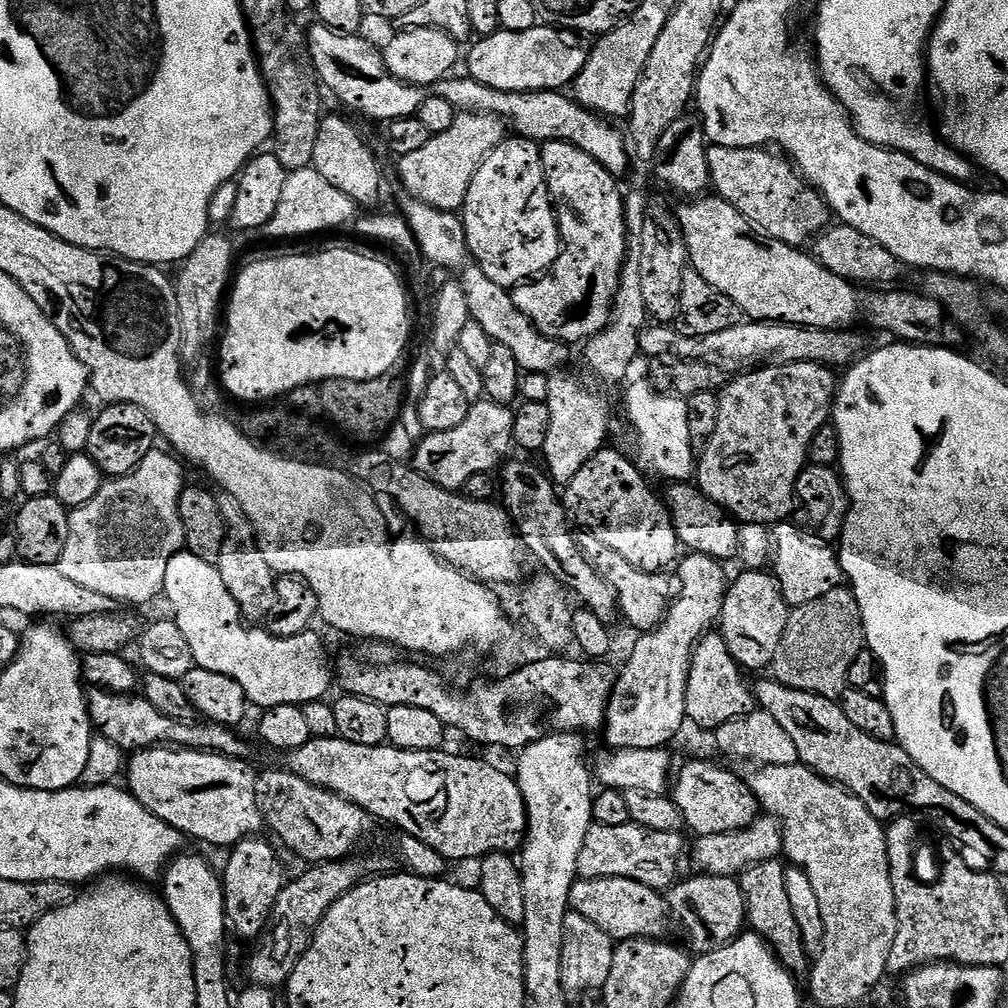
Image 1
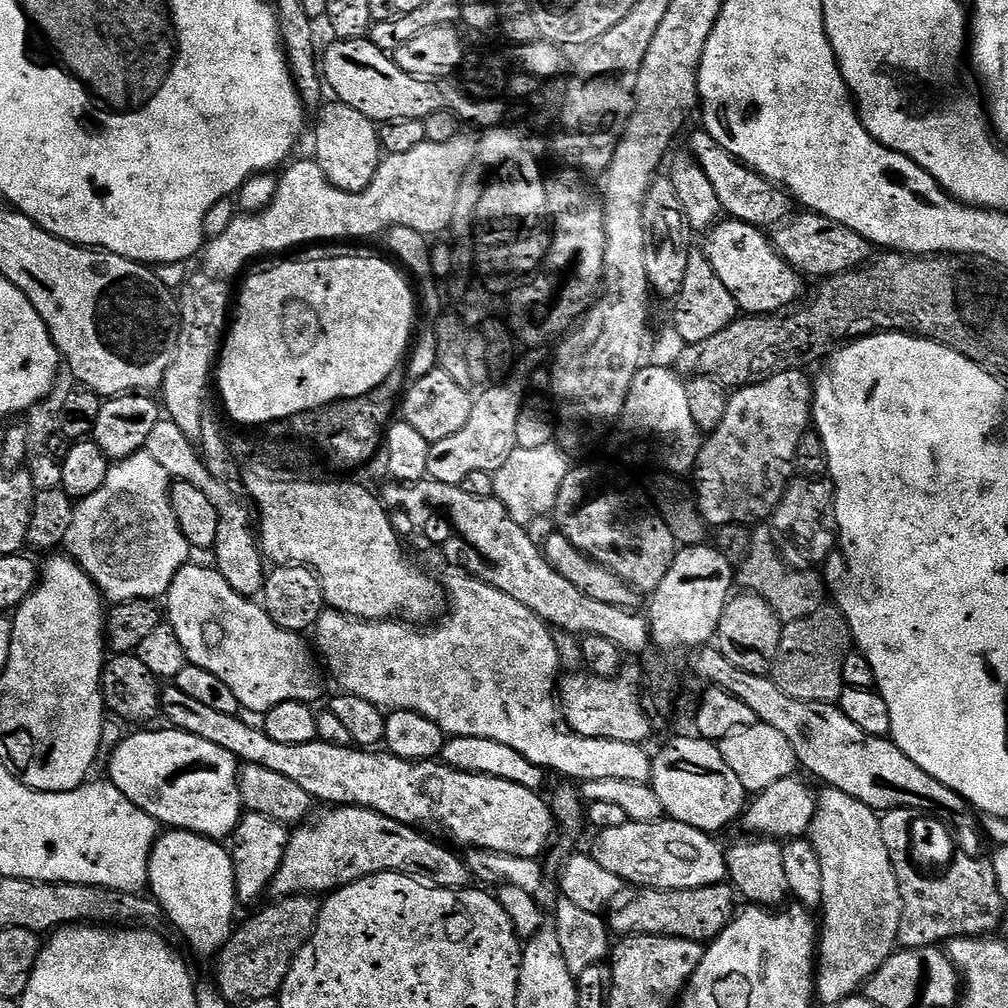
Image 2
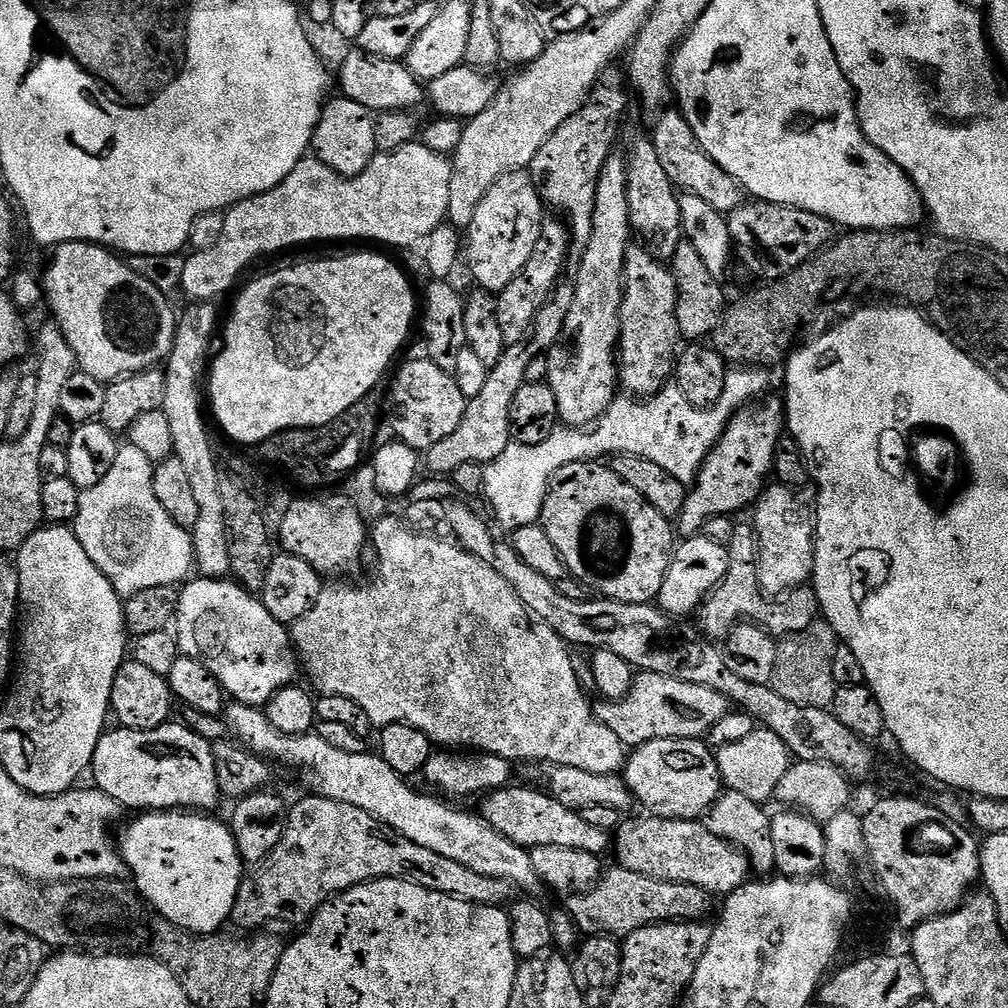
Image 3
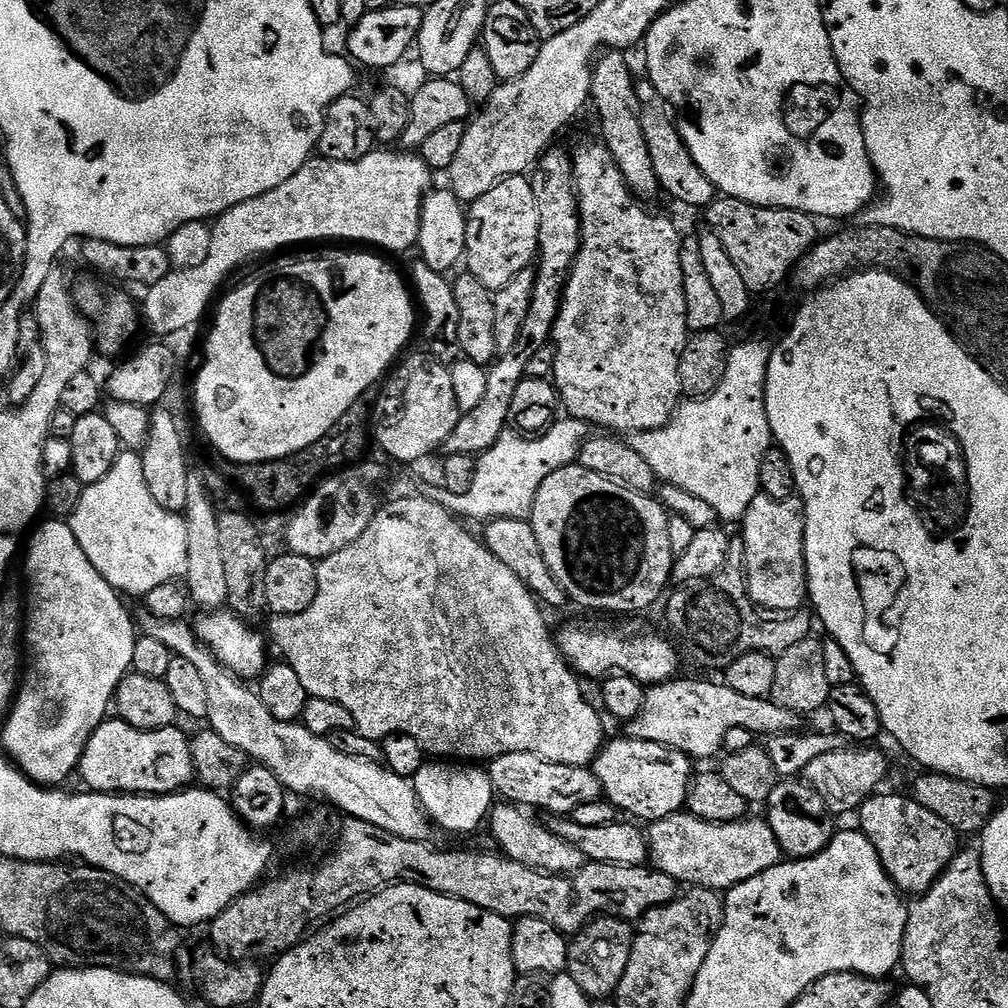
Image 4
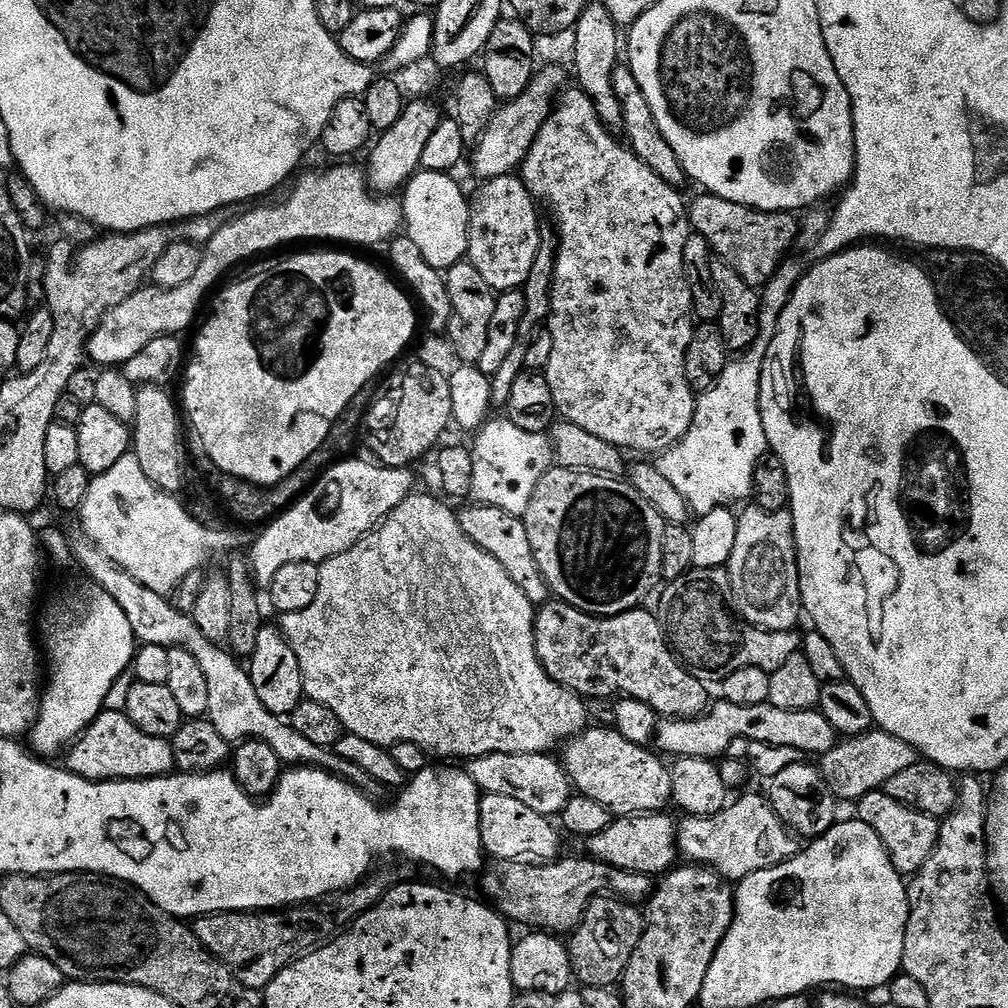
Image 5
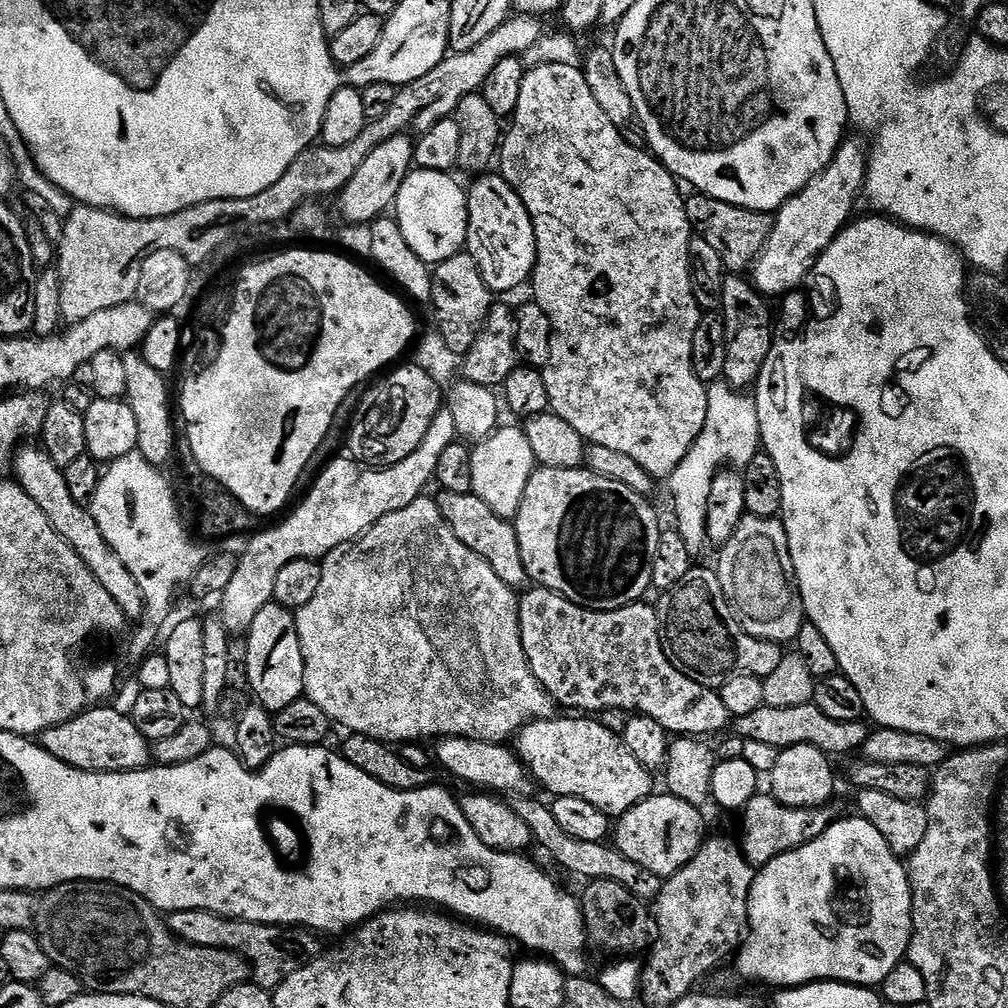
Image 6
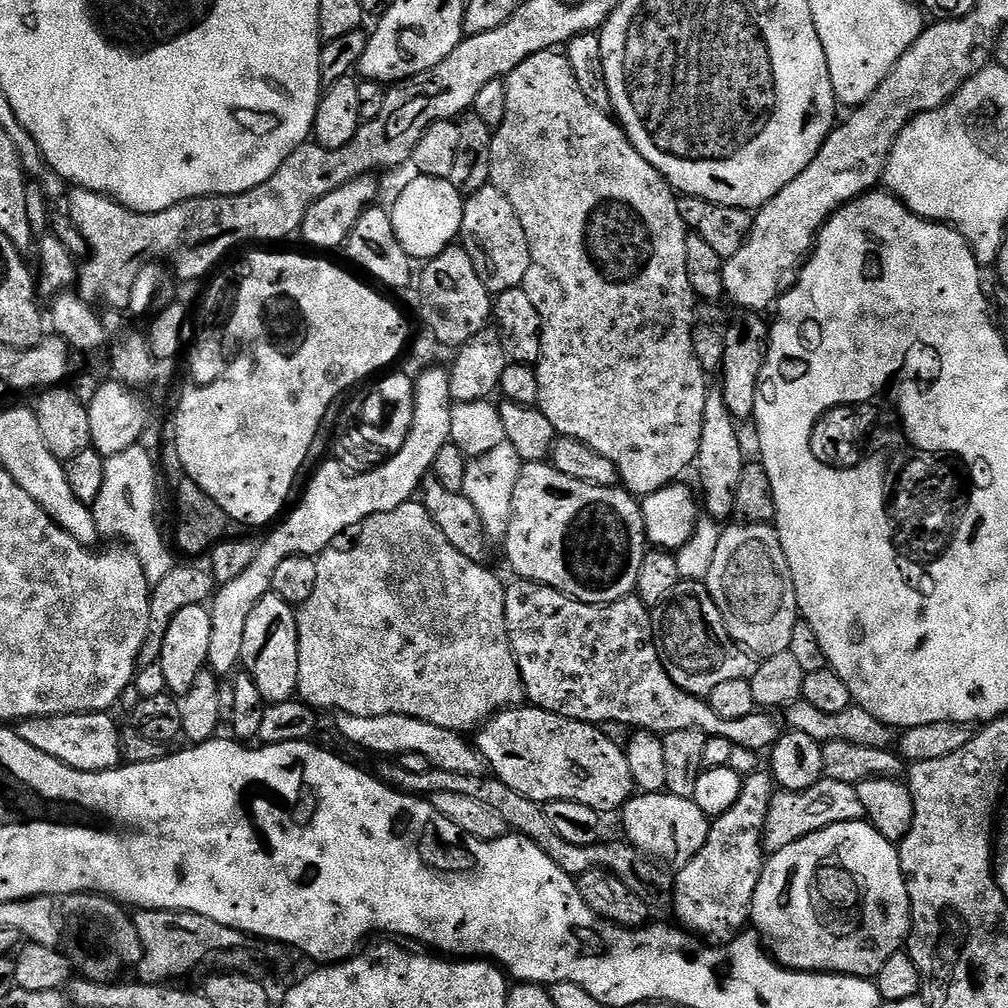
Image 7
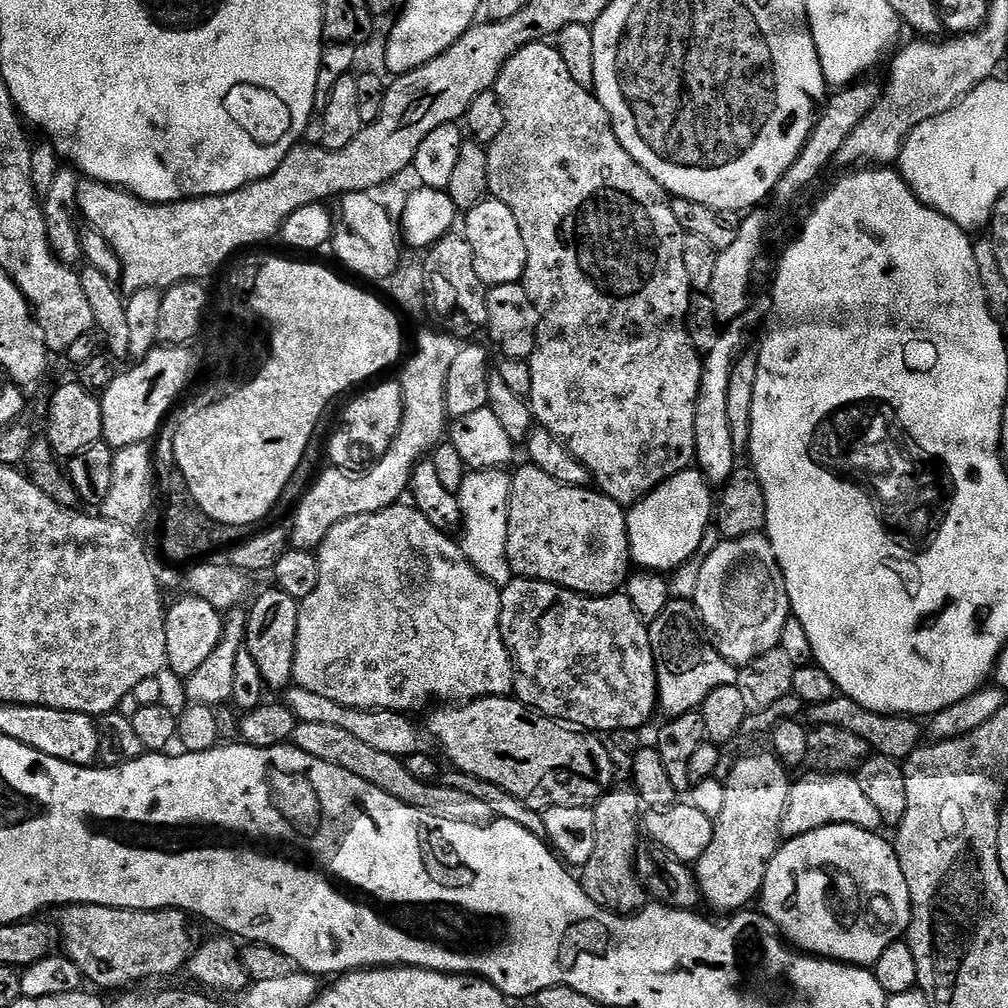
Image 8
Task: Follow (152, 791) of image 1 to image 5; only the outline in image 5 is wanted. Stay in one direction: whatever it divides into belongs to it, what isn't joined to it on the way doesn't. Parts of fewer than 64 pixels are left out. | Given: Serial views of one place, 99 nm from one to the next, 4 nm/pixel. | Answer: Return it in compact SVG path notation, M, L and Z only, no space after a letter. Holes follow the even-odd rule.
M105 710L101 712L100 717L85 730L80 739L67 749L66 767L69 772L75 776L81 776L87 780L149 780L155 776L167 776L176 768L174 762L174 752L172 745L163 736L151 736L150 734L142 734L142 730L138 730L138 726L134 726L134 722L130 722L130 718L125 716L123 711Z

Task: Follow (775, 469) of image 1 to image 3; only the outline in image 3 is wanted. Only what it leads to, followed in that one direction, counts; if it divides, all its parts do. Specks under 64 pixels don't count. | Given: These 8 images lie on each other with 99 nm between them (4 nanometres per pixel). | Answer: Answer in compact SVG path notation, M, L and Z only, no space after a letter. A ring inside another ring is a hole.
M764 398L749 407L741 408L704 459L694 487L688 493L688 501L684 503L678 517L678 532L679 535L681 532L681 537L701 535L708 517L735 517L736 512L743 508L751 509L763 496L766 481L773 475L776 466L776 451L786 432L783 399L768 399Z

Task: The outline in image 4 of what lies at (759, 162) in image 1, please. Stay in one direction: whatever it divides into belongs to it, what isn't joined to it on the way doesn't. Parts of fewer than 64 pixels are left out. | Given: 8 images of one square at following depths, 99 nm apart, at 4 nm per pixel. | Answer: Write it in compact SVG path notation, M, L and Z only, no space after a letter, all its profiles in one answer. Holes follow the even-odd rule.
M647 78L637 79L636 97L640 103L642 134L646 134L646 146L650 150L650 159L654 161L654 174L658 174L661 189L688 208L706 209L717 198L718 190L710 178L698 170L698 162L694 162L680 131L676 129L676 113L672 110L672 103L662 98L662 94L658 94L658 90Z

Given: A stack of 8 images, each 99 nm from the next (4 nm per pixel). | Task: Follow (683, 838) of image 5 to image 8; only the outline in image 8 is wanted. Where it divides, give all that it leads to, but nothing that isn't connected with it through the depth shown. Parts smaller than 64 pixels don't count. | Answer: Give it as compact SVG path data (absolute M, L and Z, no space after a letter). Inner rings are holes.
M816 774L813 780L796 780L788 795L788 808L784 811L780 835L784 840L793 840L810 830L818 830L831 824L853 824L867 832L879 833L882 821L878 810L870 803L870 798L858 786L855 775L830 776Z

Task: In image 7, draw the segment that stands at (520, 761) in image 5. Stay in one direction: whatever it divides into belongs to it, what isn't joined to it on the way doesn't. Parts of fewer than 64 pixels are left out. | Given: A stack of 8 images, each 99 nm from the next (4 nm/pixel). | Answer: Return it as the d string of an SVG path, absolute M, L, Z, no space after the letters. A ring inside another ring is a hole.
M339 713L335 717L336 728L356 748L364 752L373 752L376 758L399 758L402 754L423 754L433 768L438 770L450 770L450 774L474 774L481 775L486 765L480 759L479 752L471 743L468 744L463 735L454 730L446 730L442 726L434 726L434 722L422 722L418 718L410 718L406 714L378 714L378 718L358 718L354 714Z

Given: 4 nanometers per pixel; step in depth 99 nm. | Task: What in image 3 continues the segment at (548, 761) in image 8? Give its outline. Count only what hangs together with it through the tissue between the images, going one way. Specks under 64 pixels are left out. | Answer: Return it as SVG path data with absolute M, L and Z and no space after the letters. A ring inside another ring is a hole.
M703 739L699 740L651 740L639 745L636 752L627 757L622 769L624 781L632 792L632 799L645 813L660 816L663 820L699 821L712 808L722 791L722 781L716 753Z

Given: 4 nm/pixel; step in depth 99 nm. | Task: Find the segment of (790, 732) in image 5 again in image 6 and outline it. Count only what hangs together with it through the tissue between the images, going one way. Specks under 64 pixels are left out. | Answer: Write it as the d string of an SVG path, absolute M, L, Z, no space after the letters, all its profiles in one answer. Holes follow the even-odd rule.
M814 703L802 706L778 706L777 708L759 708L754 714L737 716L734 720L734 732L737 736L744 737L745 741L756 744L765 744L771 750L802 746L809 744L822 750L829 758L848 756L851 752L863 749L868 741L870 728L864 720L854 722L834 722L834 718L826 718L822 710Z

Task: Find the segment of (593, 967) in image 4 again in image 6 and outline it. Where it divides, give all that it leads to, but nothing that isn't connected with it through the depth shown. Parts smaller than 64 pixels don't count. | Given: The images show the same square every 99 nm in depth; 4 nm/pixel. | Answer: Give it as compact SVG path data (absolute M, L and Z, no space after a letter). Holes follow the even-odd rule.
M594 880L587 885L584 896L579 897L581 909L584 914L584 930L588 934L588 943L600 952L609 952L612 958L628 958L641 948L647 949L650 944L650 937L654 932L654 916L649 905L639 900L626 886L618 886L618 882L609 880Z

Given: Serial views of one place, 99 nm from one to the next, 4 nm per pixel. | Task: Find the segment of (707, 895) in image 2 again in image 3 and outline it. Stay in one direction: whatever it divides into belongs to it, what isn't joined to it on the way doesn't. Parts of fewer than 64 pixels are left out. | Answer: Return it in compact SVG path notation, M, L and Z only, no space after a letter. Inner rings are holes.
M613 866L609 872L607 869L588 891L569 895L567 900L566 911L572 916L573 922L581 933L588 934L595 929L600 934L607 934L613 938L623 938L634 934L634 930L642 930L648 924L668 924L671 920L703 921L707 917L704 915L712 908L713 897L706 890L693 884L655 880L646 874L634 874L634 870Z

